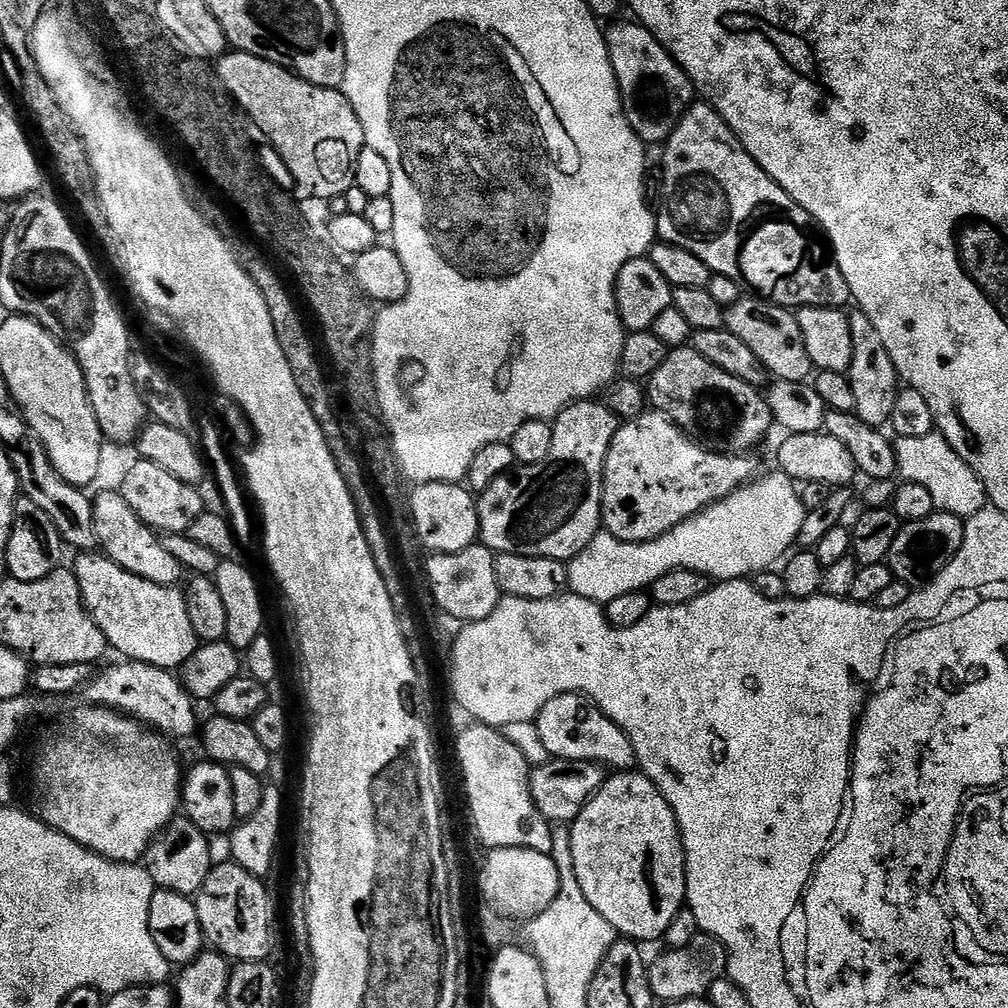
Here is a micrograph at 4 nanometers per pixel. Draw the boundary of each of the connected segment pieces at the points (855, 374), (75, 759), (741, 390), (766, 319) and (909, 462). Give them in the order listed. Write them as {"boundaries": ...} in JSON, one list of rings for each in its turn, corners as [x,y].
{"boundaries":[[[[849,311],[848,321],[850,338],[854,342],[854,354],[846,375],[850,386],[854,386],[855,413],[858,418],[862,418],[862,422],[883,429],[888,424],[890,410],[894,410],[894,398],[898,391],[896,367],[878,330],[874,330],[874,322],[870,322],[870,318],[866,318],[864,312]]],[[[83,706],[77,712],[72,712],[44,741],[40,744],[40,753],[36,756],[36,769],[32,776],[36,779],[36,800],[40,803],[38,815],[49,828],[58,830],[66,834],[66,838],[74,838],[82,847],[89,848],[91,852],[96,852],[100,856],[105,856],[107,860],[113,860],[119,864],[137,863],[147,852],[152,841],[177,819],[178,809],[182,804],[182,767],[176,761],[176,752],[171,748],[169,741],[161,733],[155,730],[149,730],[140,721],[132,719],[131,716],[125,716],[119,712],[112,711],[111,708],[102,708],[99,706]]],[[[691,346],[669,351],[666,362],[647,380],[646,396],[655,411],[669,416],[682,431],[717,452],[751,453],[751,448],[774,428],[772,411],[761,389],[718,370]]],[[[742,298],[727,308],[726,327],[734,338],[746,342],[746,346],[754,350],[758,362],[762,362],[775,379],[802,384],[813,375],[810,354],[806,354],[806,342],[802,342],[802,330],[798,330],[795,311],[771,304],[768,300]]],[[[933,430],[926,434],[926,438],[899,438],[895,445],[896,471],[899,479],[917,483],[923,489],[927,489],[936,510],[967,518],[978,514],[978,510],[982,510],[989,503],[978,474],[974,474],[974,470],[966,466],[964,459],[939,432]]]]}

